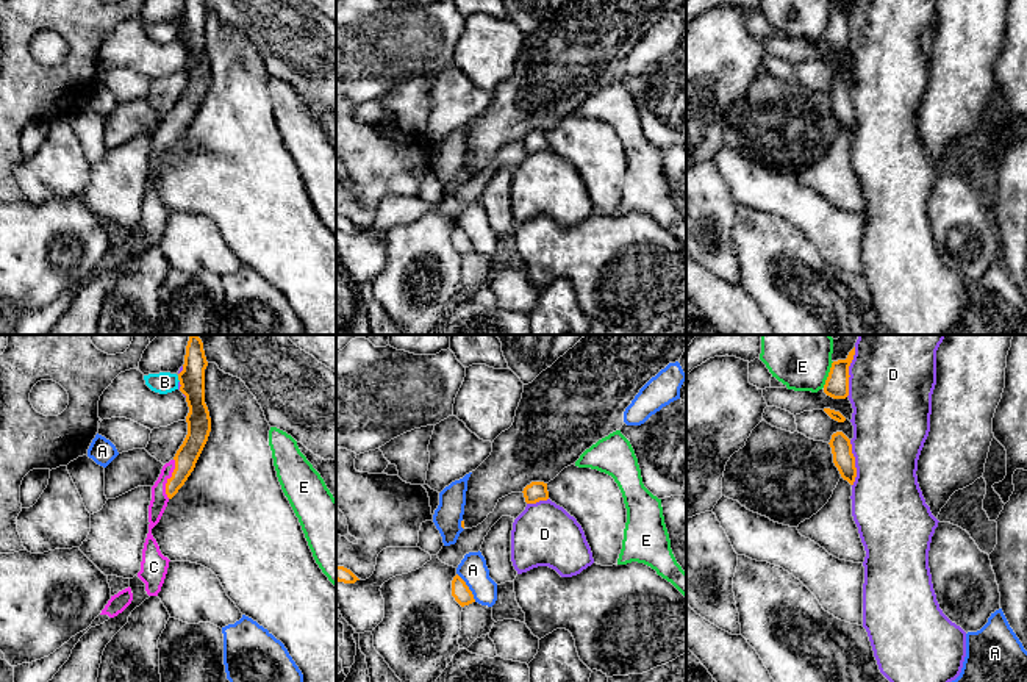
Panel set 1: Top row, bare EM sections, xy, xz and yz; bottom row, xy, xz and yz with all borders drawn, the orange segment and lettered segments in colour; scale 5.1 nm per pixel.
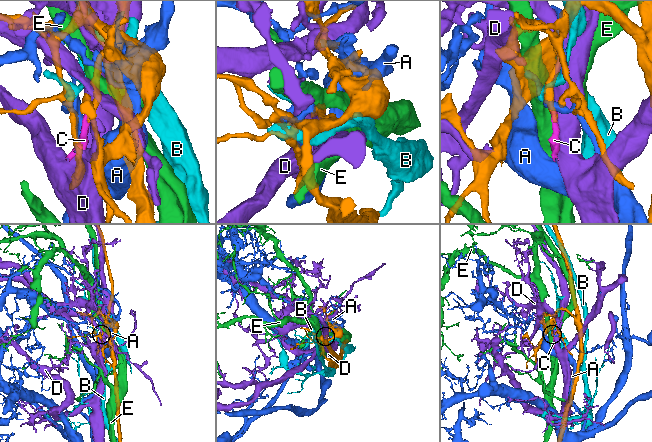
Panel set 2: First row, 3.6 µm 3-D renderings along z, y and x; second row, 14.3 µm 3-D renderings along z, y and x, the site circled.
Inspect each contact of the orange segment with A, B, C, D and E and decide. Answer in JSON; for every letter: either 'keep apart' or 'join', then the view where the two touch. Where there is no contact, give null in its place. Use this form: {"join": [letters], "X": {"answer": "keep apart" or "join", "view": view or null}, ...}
{"join": ["C"], "A": {"answer": "keep apart", "view": "xz"}, "B": {"answer": "keep apart", "view": "xy"}, "C": {"answer": "join", "view": "xy"}, "D": {"answer": "keep apart", "view": "yz"}, "E": {"answer": "keep apart", "view": "yz"}}

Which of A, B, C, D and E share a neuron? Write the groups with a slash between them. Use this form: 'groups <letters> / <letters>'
groups A / B / C / D / E

